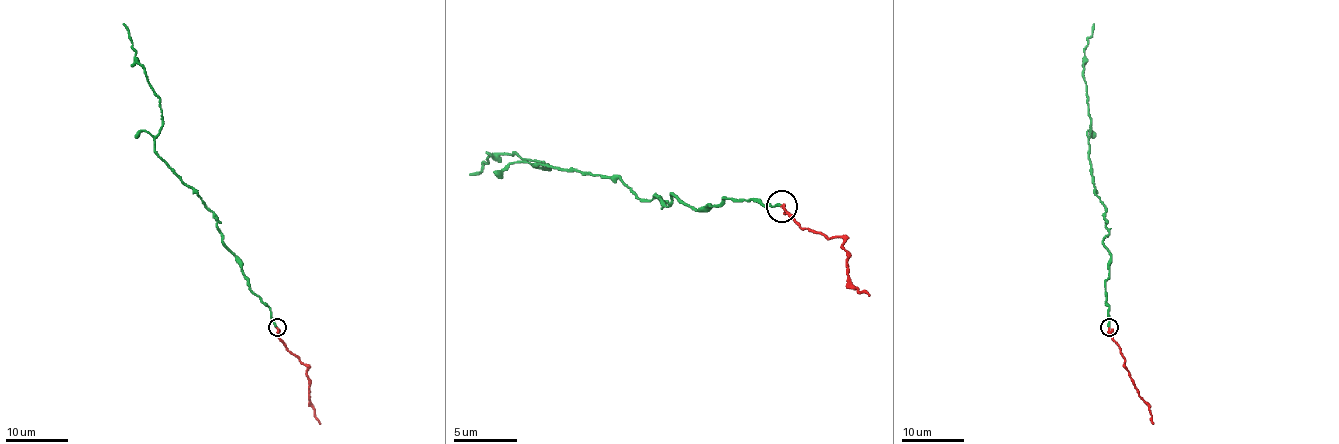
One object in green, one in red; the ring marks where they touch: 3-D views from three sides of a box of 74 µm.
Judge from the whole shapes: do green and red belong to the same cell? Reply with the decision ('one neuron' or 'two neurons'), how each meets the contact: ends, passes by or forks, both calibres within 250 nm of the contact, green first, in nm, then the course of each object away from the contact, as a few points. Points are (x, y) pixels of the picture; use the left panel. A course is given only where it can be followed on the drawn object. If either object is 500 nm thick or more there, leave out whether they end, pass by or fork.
one neuron; green ends there; red passes by; 200 nm thick on the green side, 140 nm on the other; green runs (277, 327), (224, 245), (215, 215), (154, 150), (161, 99), (123, 23); red runs (277, 327), (278, 338), (308, 367), (309, 403), (320, 423)

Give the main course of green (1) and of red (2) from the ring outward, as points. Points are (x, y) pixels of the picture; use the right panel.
1: (1109, 327), (1105, 280), (1111, 253), (1103, 245), (1109, 232), (1095, 194), (1083, 77), (1094, 23)
2: (1109, 327), (1111, 338), (1120, 349), (1128, 375), (1153, 423)

